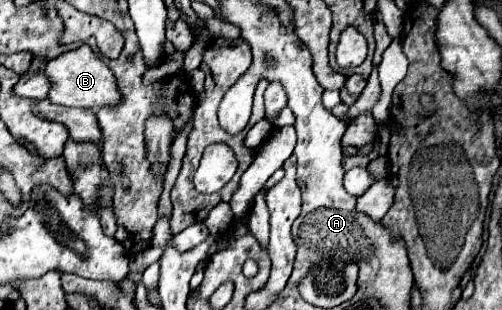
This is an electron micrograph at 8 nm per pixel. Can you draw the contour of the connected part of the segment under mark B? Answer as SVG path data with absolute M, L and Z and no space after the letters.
M81 45L79 49L69 51L57 59L45 63L41 73L45 73L53 81L53 87L49 91L49 101L53 101L57 105L91 109L93 113L97 113L101 107L117 105L123 99L113 71L91 51L89 45Z

